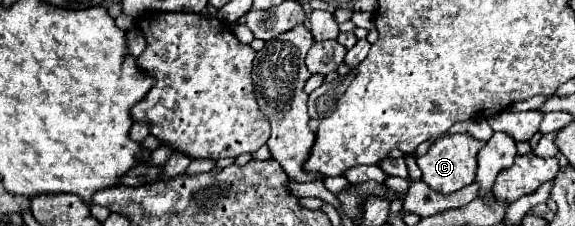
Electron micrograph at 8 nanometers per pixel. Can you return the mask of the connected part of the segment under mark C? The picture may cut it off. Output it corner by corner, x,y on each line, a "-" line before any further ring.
444,135
428,149
426,155
418,157
416,163
422,169
422,181
438,191
438,193
454,193
462,187
468,187
474,183
476,177
476,155
482,149
482,141
476,141
470,135

